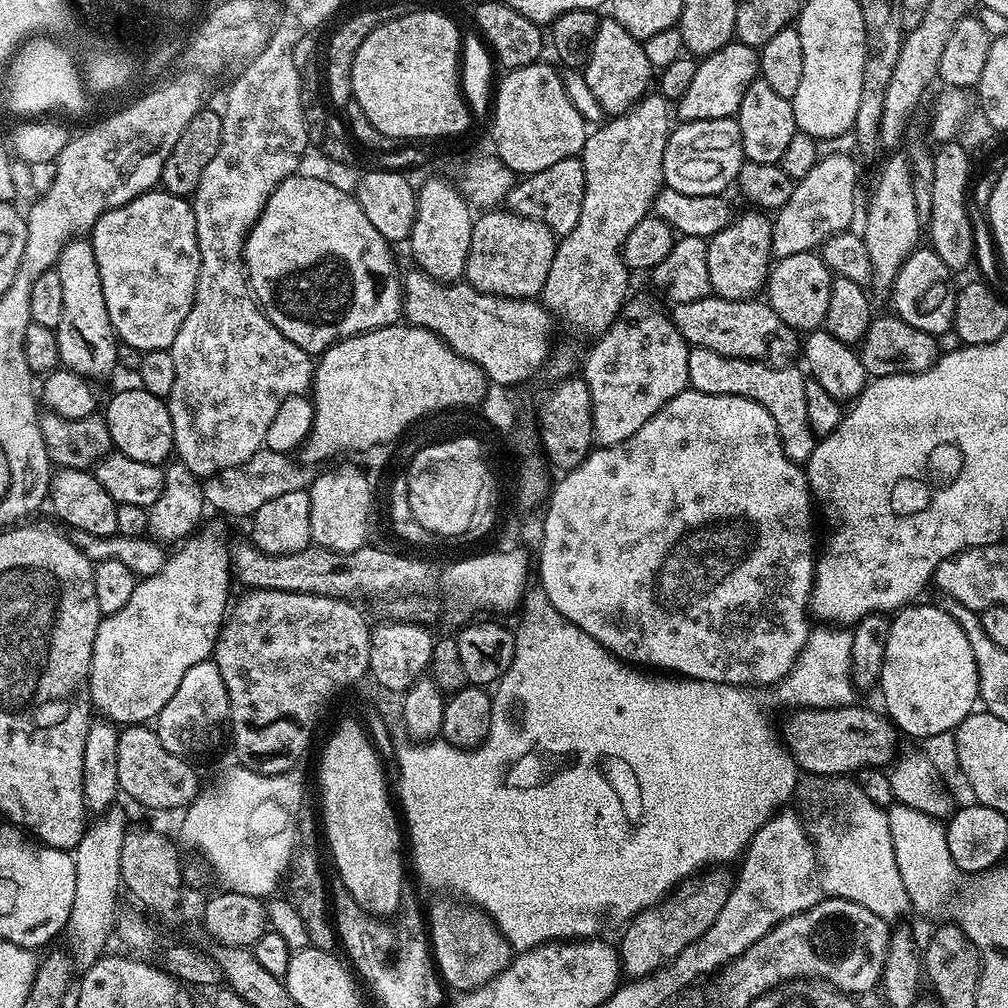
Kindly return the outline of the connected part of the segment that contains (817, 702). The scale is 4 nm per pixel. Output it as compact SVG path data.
M820 626L820 629L809 631L806 646L801 650L800 657L794 662L794 666L788 675L775 685L774 692L784 704L789 704L789 709L803 710L806 708L846 708L857 699L858 689L852 679L852 663L850 662L850 646L852 634L848 630L833 630L828 626Z

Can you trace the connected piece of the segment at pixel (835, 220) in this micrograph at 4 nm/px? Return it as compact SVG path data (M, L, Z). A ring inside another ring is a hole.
M832 152L829 156L821 155L816 165L806 174L806 178L795 181L792 185L792 193L786 202L775 213L772 220L772 250L771 255L779 258L798 254L799 252L810 252L817 249L828 237L838 232L849 231L852 220L852 210L856 206L856 164L844 152Z

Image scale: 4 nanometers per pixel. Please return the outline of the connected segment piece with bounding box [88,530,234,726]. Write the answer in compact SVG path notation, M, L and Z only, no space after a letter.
M200 530L191 538L183 541L175 549L176 553L169 555L164 563L162 570L158 574L145 577L137 583L134 594L130 594L130 602L126 602L126 606L122 606L122 610L117 612L109 612L101 619L98 626L98 634L94 638L94 654L92 655L92 675L88 678L88 691L92 694L93 705L97 709L100 708L105 717L111 720L117 726L144 726L149 722L155 721L159 712L164 706L170 702L170 698L174 697L175 691L178 690L179 683L185 677L186 672L192 666L203 664L216 651L216 639L220 637L222 631L221 625L224 624L226 617L230 612L230 602L228 606L228 591L234 585L234 556L228 552L228 544L216 532L204 532Z

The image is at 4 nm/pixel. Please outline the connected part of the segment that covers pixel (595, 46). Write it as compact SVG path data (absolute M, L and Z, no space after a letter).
M611 18L601 19L596 25L596 37L588 54L588 63L582 73L586 86L597 98L598 106L609 117L630 111L649 91L648 83L653 83L654 67L650 52L641 41L635 40L622 25Z

